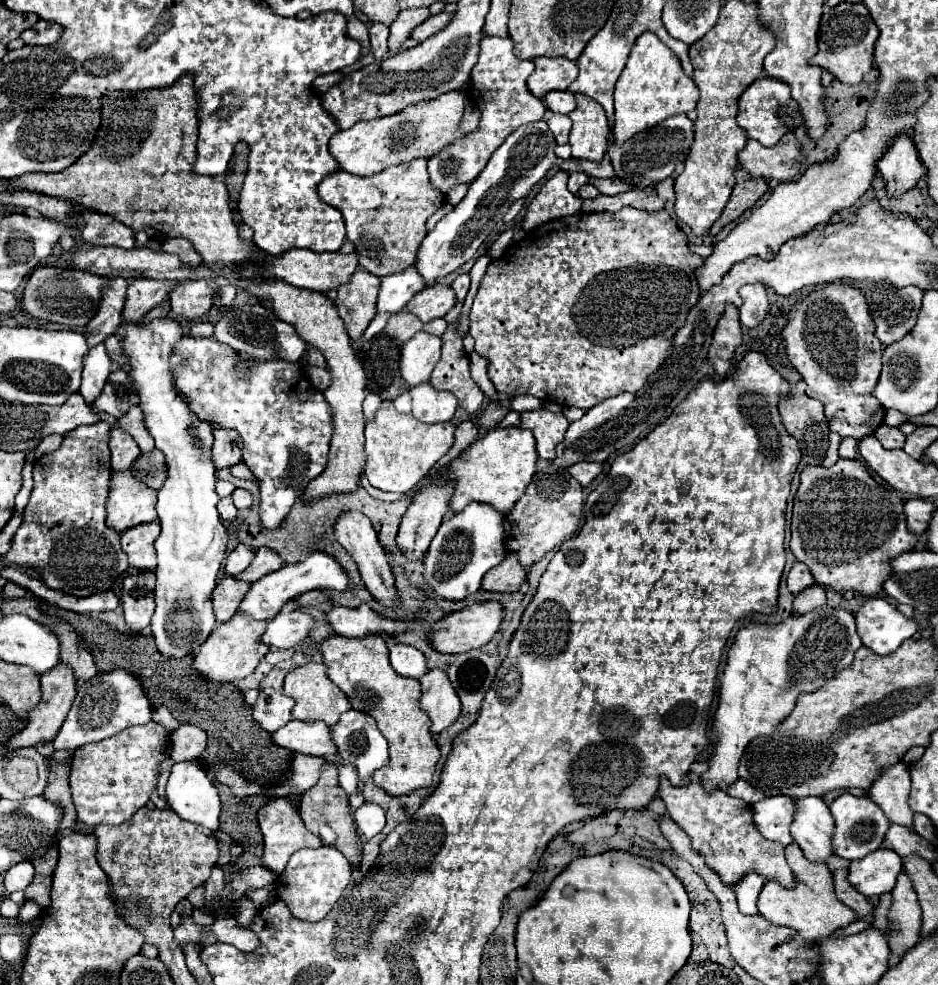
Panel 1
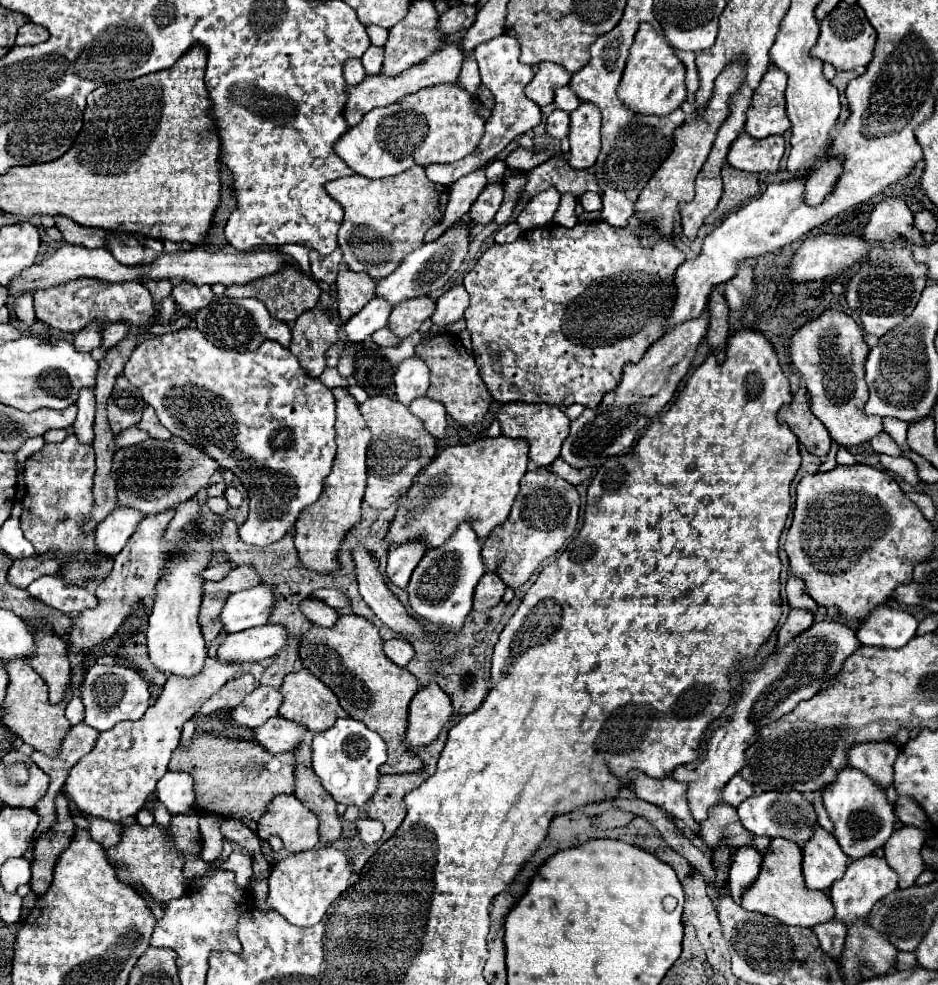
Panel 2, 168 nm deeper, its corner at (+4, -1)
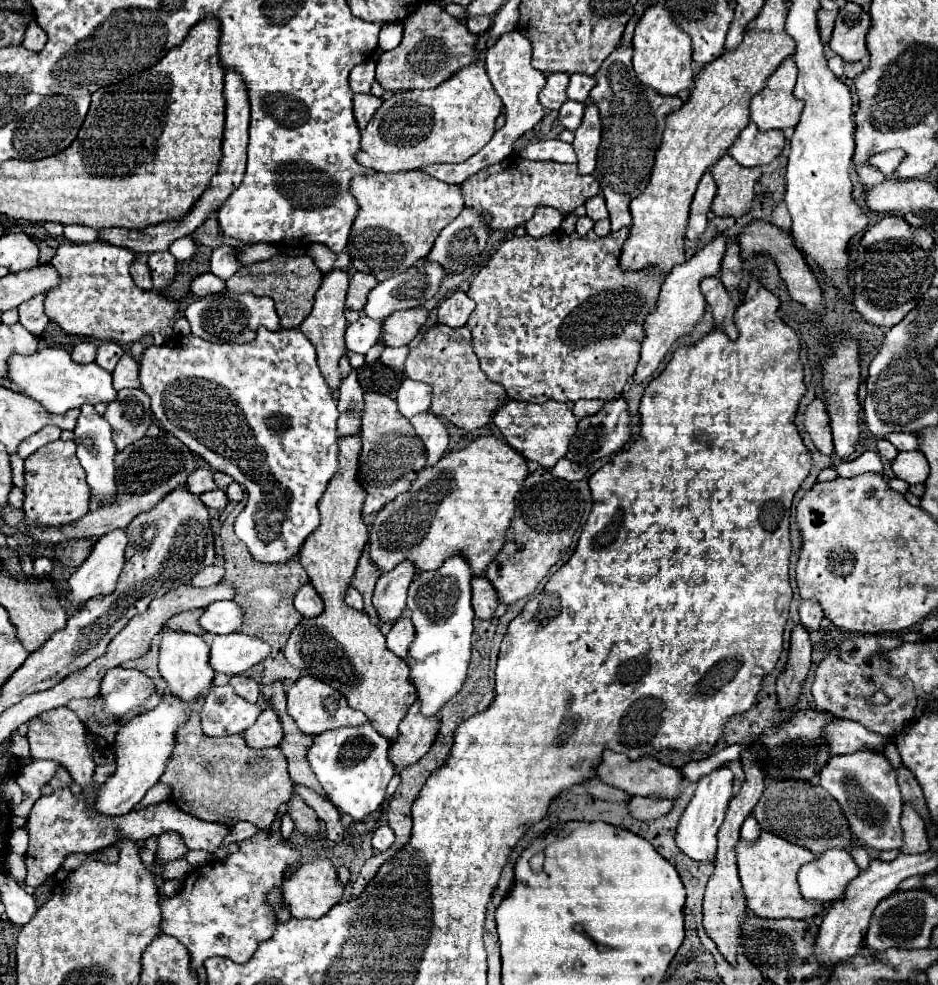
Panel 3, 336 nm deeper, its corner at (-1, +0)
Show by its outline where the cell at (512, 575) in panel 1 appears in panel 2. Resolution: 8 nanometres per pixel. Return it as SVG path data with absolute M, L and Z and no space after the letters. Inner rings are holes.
M484 573L474 591L474 609L486 611L486 609L498 605L502 601L504 591L506 591L504 581L494 577L494 573Z

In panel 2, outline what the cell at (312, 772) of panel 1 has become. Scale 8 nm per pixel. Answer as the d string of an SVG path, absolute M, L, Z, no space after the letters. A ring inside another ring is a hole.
M196 731L190 745L178 745L168 769L192 773L198 813L258 821L276 795L294 793L294 753L272 755L252 741L228 739L214 733Z

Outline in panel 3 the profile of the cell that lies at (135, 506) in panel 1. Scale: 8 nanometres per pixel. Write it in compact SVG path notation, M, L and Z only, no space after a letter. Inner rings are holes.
M117 528L113 532L107 532L105 536L101 536L97 540L97 544L93 546L91 556L69 578L67 598L73 602L73 606L81 606L89 598L95 598L99 594L103 596L103 594L109 594L109 592L115 590L117 578L119 578L119 574L123 570L123 564L125 564L125 548L127 548L127 542L129 542L127 540L127 534L121 528Z

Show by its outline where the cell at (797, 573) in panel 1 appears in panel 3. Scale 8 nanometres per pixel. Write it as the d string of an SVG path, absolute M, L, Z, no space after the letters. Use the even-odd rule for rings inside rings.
M803 600L799 606L799 616L801 616L801 624L805 624L807 630L817 630L823 620L821 606L815 600Z

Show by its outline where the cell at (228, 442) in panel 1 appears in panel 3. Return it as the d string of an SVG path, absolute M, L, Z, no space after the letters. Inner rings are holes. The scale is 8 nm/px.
M161 434L157 438L141 438L137 444L131 444L129 448L117 452L115 456L115 468L117 468L117 504L105 506L105 508L91 508L85 518L81 518L75 524L61 526L61 528L51 528L51 530L39 530L39 528L29 528L23 516L23 510L17 510L13 506L5 506L1 510L1 518L19 530L25 530L29 536L41 542L51 542L59 544L63 540L71 538L83 538L83 536L103 536L109 530L115 528L127 528L135 516L141 512L149 512L159 504L169 492L173 492L177 486L187 488L187 478L193 470L197 470L199 460L193 452L185 448L173 434Z

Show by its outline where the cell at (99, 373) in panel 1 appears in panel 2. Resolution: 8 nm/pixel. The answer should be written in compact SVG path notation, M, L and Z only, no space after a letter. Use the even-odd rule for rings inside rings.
M82 389L76 405L78 405L78 417L72 425L74 435L78 437L80 443L92 445L94 441L94 391Z

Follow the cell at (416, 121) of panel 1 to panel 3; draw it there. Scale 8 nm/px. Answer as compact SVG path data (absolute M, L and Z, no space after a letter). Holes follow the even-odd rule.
M469 64L433 90L409 90L389 96L375 112L367 128L361 130L361 148L355 160L375 172L417 170L437 162L463 162L465 158L477 154L491 140L495 134L495 120L501 114L501 106L501 98L493 90L485 66Z

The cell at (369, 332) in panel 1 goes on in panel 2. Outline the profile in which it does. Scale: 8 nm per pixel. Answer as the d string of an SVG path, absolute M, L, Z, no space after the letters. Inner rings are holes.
M357 343L353 344L350 349L343 351L337 366L342 377L347 378L354 373L354 359L356 359L355 355L360 347L361 344Z

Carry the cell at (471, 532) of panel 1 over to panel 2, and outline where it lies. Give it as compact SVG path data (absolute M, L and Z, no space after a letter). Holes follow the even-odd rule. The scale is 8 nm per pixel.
M464 523L458 527L454 537L448 539L448 543L444 543L444 547L428 549L410 577L410 583L406 589L410 607L416 613L416 617L426 619L440 629L440 639L454 639L460 633L472 609L474 589L480 577L486 573L480 551L482 551L482 545L476 533L468 523Z

